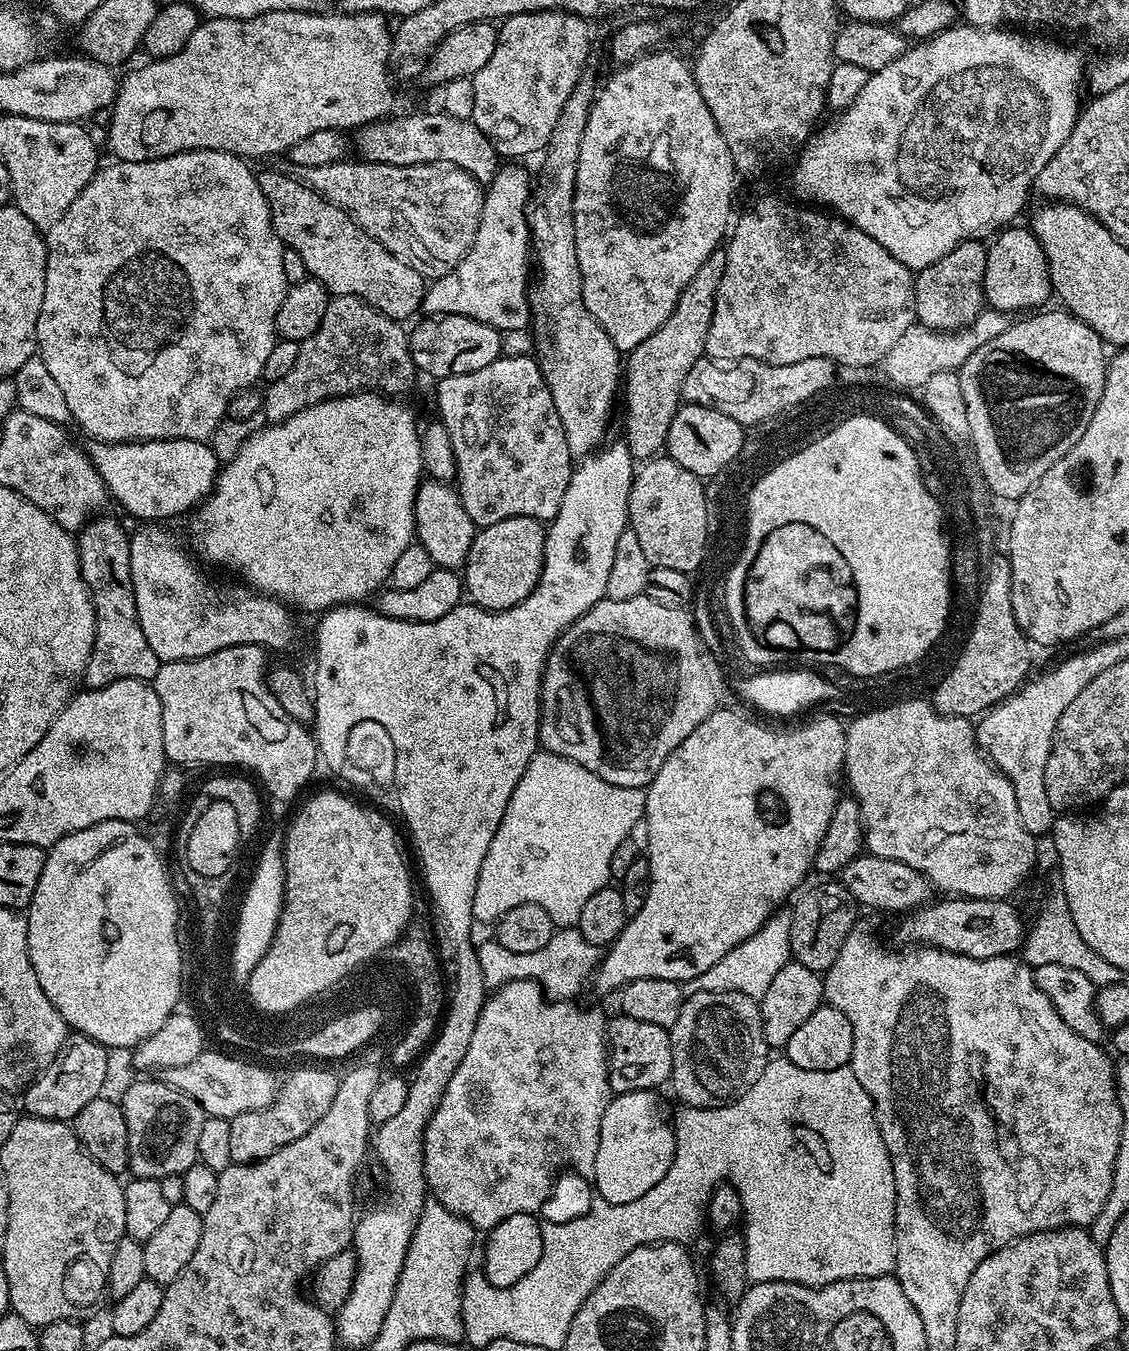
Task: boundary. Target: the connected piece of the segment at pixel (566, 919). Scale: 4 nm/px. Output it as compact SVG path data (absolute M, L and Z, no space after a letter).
M537 751L536 756L530 760L530 766L526 768L526 774L522 774L522 778L518 780L518 786L514 788L514 794L510 796L510 802L506 806L506 814L502 814L502 822L494 834L494 842L490 842L490 850L486 850L486 858L482 861L482 870L478 874L478 886L474 890L473 917L479 923L481 920L482 923L492 926L500 917L505 916L510 910L514 910L514 906L533 904L542 906L542 910L546 910L546 914L550 914L550 918L558 926L579 925L582 909L586 906L586 902L593 894L598 894L598 890L609 887L612 880L610 858L614 858L614 850L618 850L619 844L635 833L632 831L635 830L636 824L638 828L644 819L644 793L645 789L643 788L614 786L614 782L606 782L602 778L598 778L598 774L590 774L590 770L586 770L586 766L578 766L578 762L574 762L570 758L562 758L553 752Z

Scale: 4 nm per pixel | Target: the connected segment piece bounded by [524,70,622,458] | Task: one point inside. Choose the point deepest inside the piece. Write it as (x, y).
(582, 369)

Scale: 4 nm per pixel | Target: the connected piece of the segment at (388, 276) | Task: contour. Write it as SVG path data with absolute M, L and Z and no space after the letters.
M280 170L261 171L258 179L278 238L285 248L293 248L300 255L308 276L317 280L329 294L353 296L401 322L421 311L426 287L422 273L386 250L382 242L366 234L341 208L319 196L303 180L285 176Z

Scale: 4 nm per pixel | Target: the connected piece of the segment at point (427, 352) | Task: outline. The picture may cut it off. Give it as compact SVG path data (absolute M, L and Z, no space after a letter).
M446 315L424 320L409 331L408 349L417 371L432 376L431 379L472 373L499 359L503 353L503 335L496 328L476 319L466 318L465 315Z

